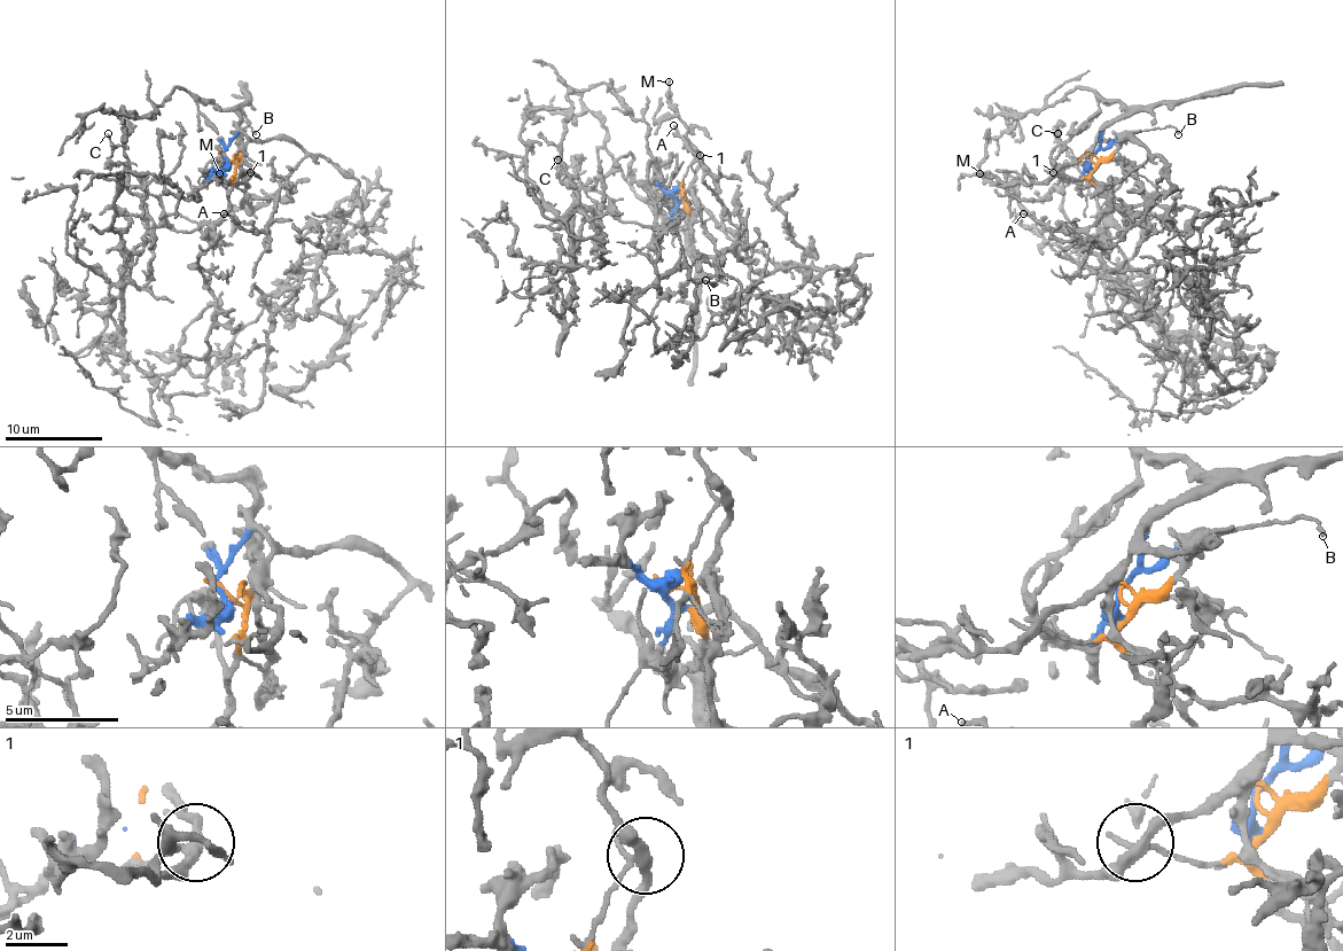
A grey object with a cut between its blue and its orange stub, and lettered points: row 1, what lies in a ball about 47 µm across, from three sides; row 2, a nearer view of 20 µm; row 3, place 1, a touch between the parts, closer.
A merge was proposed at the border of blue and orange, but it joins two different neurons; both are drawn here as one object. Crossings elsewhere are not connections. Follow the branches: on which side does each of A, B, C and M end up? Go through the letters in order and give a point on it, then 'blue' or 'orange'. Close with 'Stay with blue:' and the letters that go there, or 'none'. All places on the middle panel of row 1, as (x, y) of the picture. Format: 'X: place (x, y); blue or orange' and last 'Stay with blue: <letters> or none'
A: place (673, 125); blue
B: place (705, 280); orange
C: place (557, 160); orange
M: place (669, 82); blue
Stay with blue: A, M

